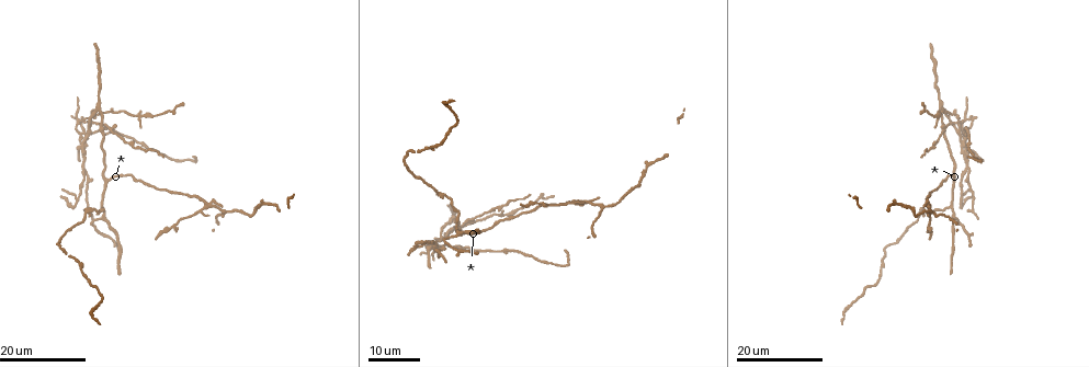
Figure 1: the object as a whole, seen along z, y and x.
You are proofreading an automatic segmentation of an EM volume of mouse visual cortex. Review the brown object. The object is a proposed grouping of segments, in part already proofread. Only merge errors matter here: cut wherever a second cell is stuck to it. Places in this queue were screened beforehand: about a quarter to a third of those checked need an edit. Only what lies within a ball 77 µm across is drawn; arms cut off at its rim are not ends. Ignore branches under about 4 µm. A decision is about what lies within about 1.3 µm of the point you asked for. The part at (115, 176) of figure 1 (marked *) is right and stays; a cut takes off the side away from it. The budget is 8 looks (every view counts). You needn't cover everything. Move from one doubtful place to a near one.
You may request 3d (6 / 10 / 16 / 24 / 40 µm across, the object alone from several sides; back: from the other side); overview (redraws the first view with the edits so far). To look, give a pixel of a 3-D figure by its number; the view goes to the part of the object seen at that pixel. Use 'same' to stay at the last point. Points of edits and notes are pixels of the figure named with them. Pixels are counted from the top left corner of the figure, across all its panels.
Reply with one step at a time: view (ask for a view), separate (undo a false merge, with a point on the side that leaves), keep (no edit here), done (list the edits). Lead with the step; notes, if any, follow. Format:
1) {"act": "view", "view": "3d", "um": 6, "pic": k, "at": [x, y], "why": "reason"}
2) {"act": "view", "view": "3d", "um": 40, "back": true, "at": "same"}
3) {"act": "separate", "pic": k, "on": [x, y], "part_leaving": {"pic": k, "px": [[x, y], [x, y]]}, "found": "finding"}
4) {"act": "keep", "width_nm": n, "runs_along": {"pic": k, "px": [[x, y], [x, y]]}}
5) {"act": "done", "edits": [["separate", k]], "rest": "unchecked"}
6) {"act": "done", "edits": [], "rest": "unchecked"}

{"act": "view", "view": "3d", "um": 24, "pic": 1, "at": [951, 209], "why": "three-way junction"}

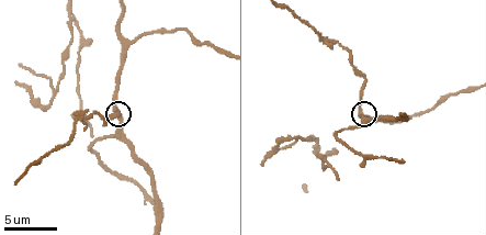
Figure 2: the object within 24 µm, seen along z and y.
{"act": "view", "view": "3d", "um": 6, "pic": 2, "at": [360, 110]}

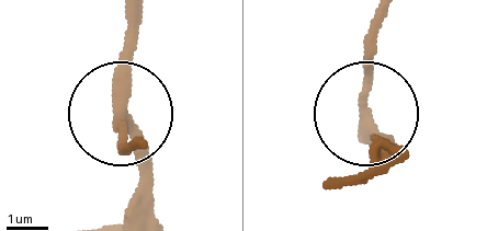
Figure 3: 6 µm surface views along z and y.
{"act": "view", "view": "3d", "um": 6, "back": true, "pic": 3, "at": [366, 120]}

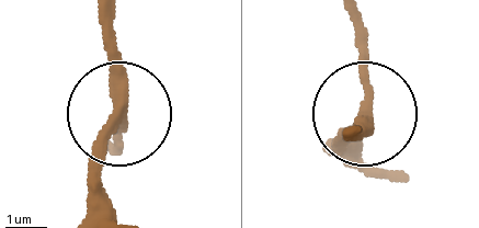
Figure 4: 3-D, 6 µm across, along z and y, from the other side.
{"act": "keep", "width_nm": 280, "runs_along": {"pic": 4, "px": [[102, 9], [120, 113], [102, 156], [102, 218]]}, "found": "one cell here"}

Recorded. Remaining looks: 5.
{"act": "view", "view": "3d", "um": 24, "pic": 1, "at": [209, 208], "why": "four or more arms meet"}

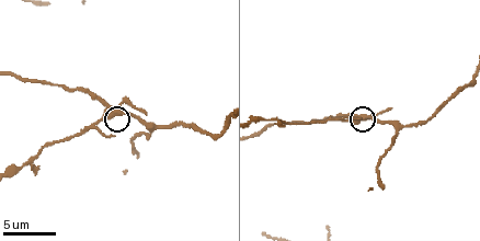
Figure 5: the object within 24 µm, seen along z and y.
{"act": "view", "view": "3d", "um": 10, "pic": 5, "at": [113, 114]}

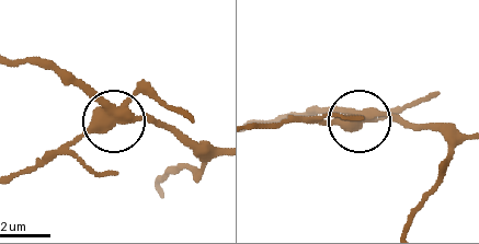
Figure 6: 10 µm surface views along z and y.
{"act": "separate", "pic": 6, "on": [146, 94], "arms": 5, "part_leaving": {"pic": 6, "px": [[111, 115], [12, 173]]}, "found": "two cells meet here"}

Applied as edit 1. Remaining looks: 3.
{"act": "view", "view": "overview"}

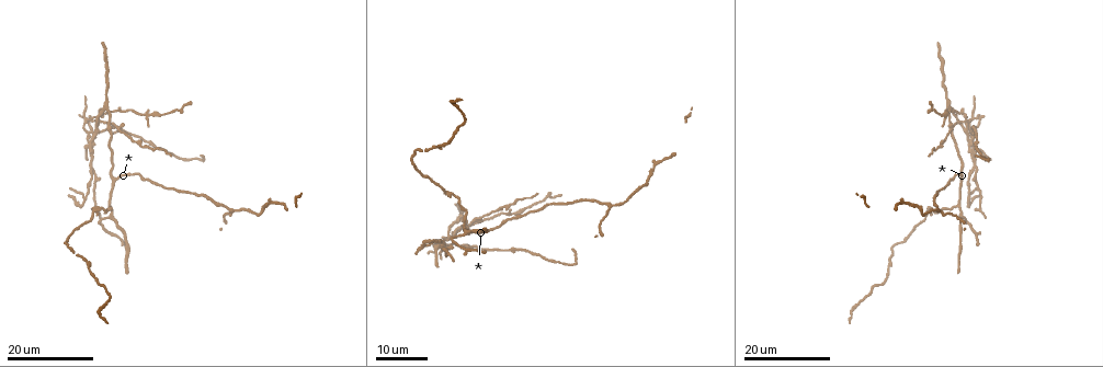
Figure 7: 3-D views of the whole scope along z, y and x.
{"act": "view", "view": "3d", "um": 24, "pic": 7, "at": [104, 107]}

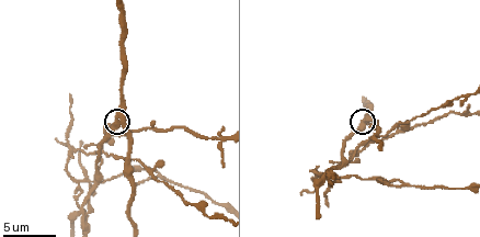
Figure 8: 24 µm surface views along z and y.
{"act": "view", "view": "3d", "um": 10, "pic": 8, "at": [362, 123]}

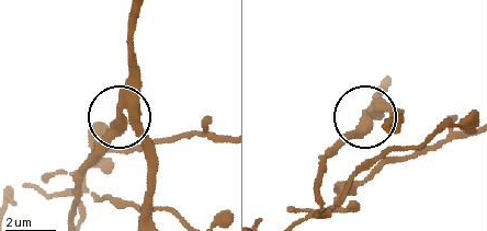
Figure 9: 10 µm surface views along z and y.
{"act": "separate", "pic": 9, "on": [123, 129], "part_leaving": {"pic": 9, "px": [[121, 92], [120, 122], [81, 177], [75, 216]]}, "found": "a second cell is stuck on"}

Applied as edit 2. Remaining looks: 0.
{"act": "done", "edits": [["separate", 6], ["separate", 9]], "rest": "unchecked"}

